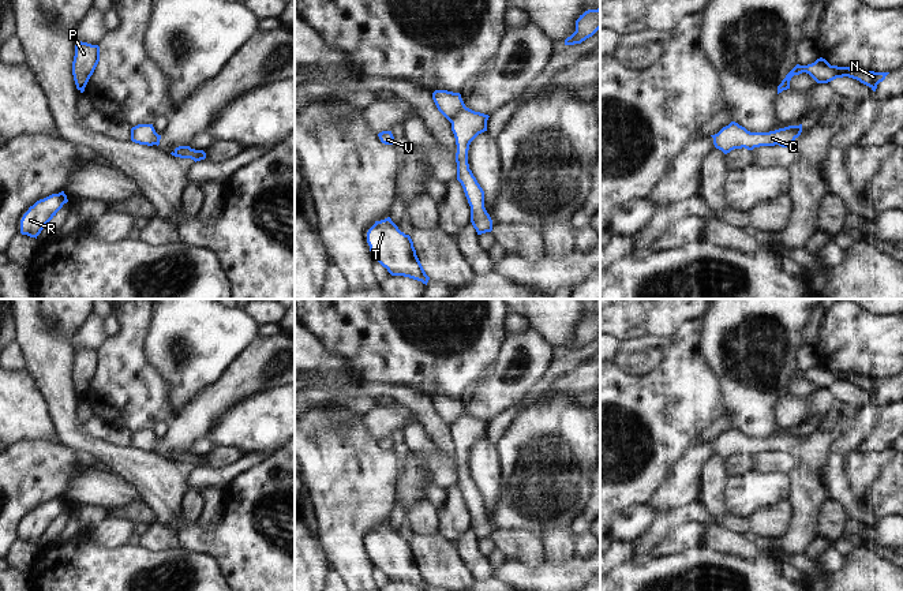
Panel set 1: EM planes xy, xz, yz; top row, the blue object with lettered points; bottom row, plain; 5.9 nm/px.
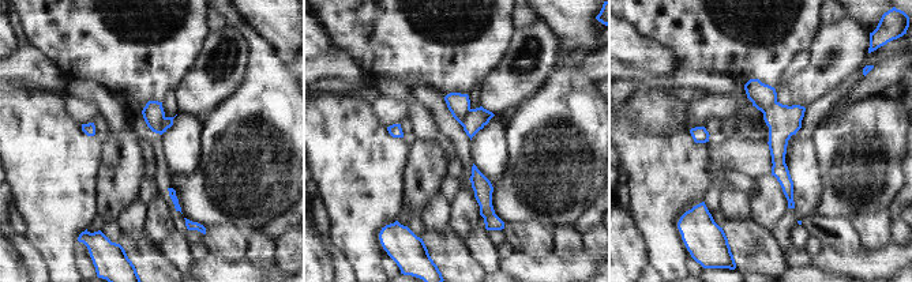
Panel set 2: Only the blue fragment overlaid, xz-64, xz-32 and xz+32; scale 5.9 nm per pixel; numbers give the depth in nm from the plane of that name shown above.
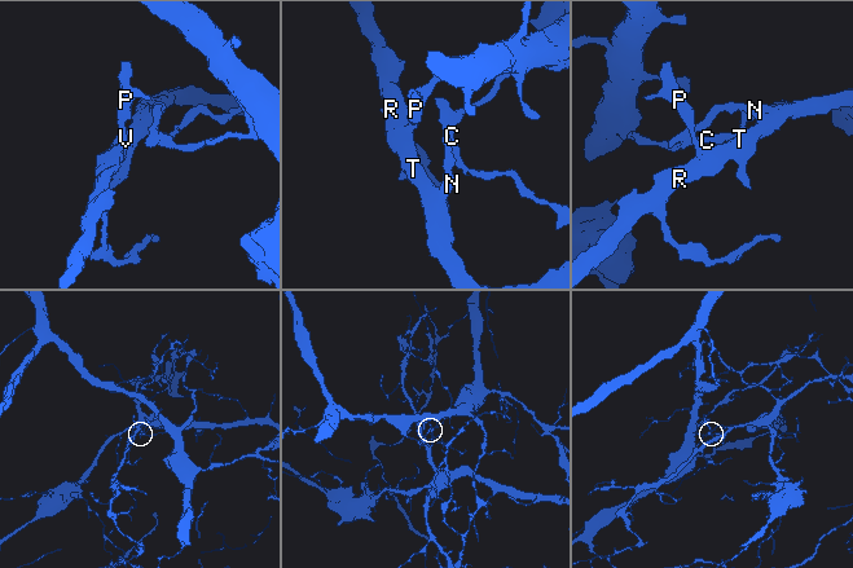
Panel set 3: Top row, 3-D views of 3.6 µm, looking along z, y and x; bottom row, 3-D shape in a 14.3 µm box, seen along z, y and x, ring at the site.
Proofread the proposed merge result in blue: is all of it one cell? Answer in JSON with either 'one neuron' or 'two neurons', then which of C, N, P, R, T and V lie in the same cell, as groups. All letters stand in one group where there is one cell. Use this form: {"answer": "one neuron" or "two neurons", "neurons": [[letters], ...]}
{"answer": "two neurons", "neurons": [["C"], ["N", "P", "R", "T", "V"]]}

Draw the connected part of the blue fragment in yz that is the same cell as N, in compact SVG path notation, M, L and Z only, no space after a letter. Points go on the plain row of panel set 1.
M820 363L814 369L808 371L797 370L778 392L778 400L782 399L783 396L790 394L791 384L802 378L809 379L817 389L828 389L836 384L848 382L869 392L873 397L876 397L877 390L883 388L885 382L889 379L889 378L865 377L863 374L831 371L825 364Z

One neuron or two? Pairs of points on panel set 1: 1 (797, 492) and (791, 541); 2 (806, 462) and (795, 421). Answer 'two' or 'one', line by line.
1: one
2: two

